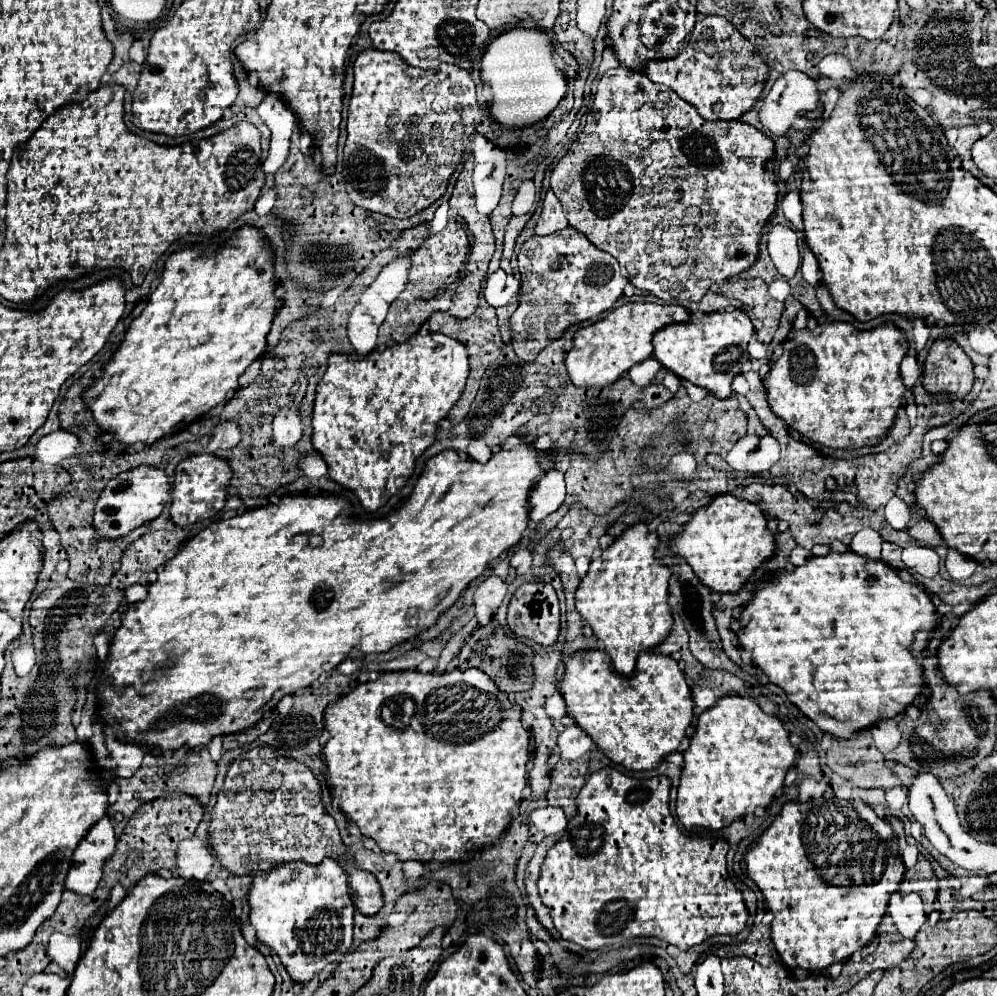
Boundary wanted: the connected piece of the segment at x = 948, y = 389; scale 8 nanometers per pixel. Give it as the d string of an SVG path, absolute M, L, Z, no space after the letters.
M950 338L936 340L928 352L922 386L928 394L948 394L964 400L974 384L974 366L964 350Z

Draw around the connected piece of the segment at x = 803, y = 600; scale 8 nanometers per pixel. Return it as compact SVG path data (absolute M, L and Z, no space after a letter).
M830 552L824 558L818 558L818 556L808 558L808 562L804 566L796 568L792 574L782 572L780 580L774 578L768 586L756 590L754 598L742 612L740 624L742 624L742 630L738 632L740 646L752 654L754 664L760 666L760 670L770 678L770 682L780 686L790 696L790 702L796 704L800 708L800 712L806 714L810 720L814 720L822 732L828 732L836 738L850 738L852 734L878 724L880 720L896 718L898 714L904 714L906 708L916 700L916 696L922 694L924 666L920 660L922 660L922 652L928 646L928 640L932 638L932 630L938 624L938 616L936 616L936 608L934 608L930 596L926 594L926 590L918 584L904 582L898 576L898 572L894 568L890 568L888 564L884 564L880 560L870 560L870 558L858 556L854 552L844 552L844 554Z

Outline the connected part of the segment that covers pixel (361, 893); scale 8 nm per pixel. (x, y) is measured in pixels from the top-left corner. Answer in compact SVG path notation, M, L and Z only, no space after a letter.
M348 860L346 872L350 874L348 882L350 882L350 888L354 890L354 904L358 906L358 910L364 916L374 916L376 912L380 912L380 908L384 906L384 900L382 900L382 888L374 878L374 874L356 868L354 860Z

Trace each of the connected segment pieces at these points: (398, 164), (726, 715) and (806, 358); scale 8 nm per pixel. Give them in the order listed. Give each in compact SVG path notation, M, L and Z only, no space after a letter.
M364 50L358 60L354 62L354 90L352 90L352 98L350 98L350 106L348 106L348 140L344 146L344 178L346 178L346 190L350 200L360 206L366 208L370 212L378 212L378 214L386 214L390 218L410 218L414 214L418 214L420 210L428 208L430 204L434 204L448 188L448 180L452 176L452 172L456 170L456 166L460 164L462 154L466 152L468 146L468 136L476 134L476 126L484 120L484 110L478 106L476 102L476 84L470 78L470 74L464 68L458 66L450 66L450 64L440 64L438 68L414 68L408 66L400 54L394 52L382 52L382 50Z
M734 694L722 696L712 708L704 710L698 716L696 730L690 738L690 746L684 752L682 778L678 786L676 798L676 816L686 830L690 828L710 828L720 830L730 826L734 820L744 818L756 808L766 808L776 794L784 786L786 772L792 768L796 758L796 748L788 740L788 732L776 716L770 716L760 710L756 700L740 698Z
M824 322L814 330L802 328L794 332L792 338L782 344L782 350L782 356L768 374L766 392L770 410L786 422L788 430L810 438L810 442L844 450L874 446L888 436L906 394L906 386L900 378L900 362L908 352L908 342L898 328L886 324L868 332L858 332L846 322Z

